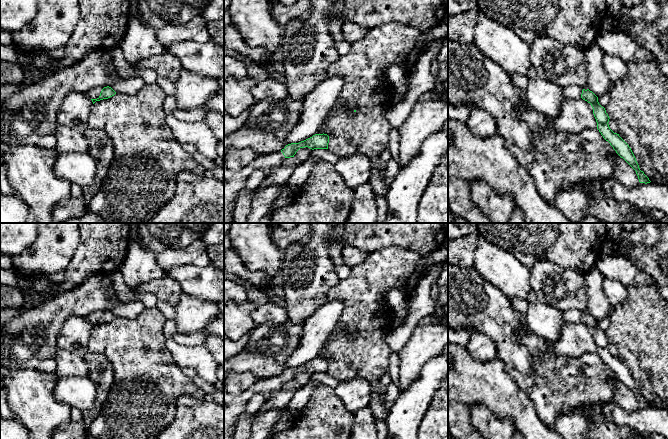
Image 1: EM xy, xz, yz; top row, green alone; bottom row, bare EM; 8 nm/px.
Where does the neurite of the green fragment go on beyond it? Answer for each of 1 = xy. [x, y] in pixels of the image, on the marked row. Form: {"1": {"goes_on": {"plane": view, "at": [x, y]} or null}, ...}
{"1": {"goes_on": null}}

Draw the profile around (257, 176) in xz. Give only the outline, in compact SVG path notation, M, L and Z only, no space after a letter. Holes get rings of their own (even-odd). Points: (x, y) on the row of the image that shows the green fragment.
M264 169L264 170L255 170L252 172L251 176L248 178L247 182L246 182L246 189L256 189L261 182L264 180L264 178L266 177L266 175L270 172L274 172L276 169Z

